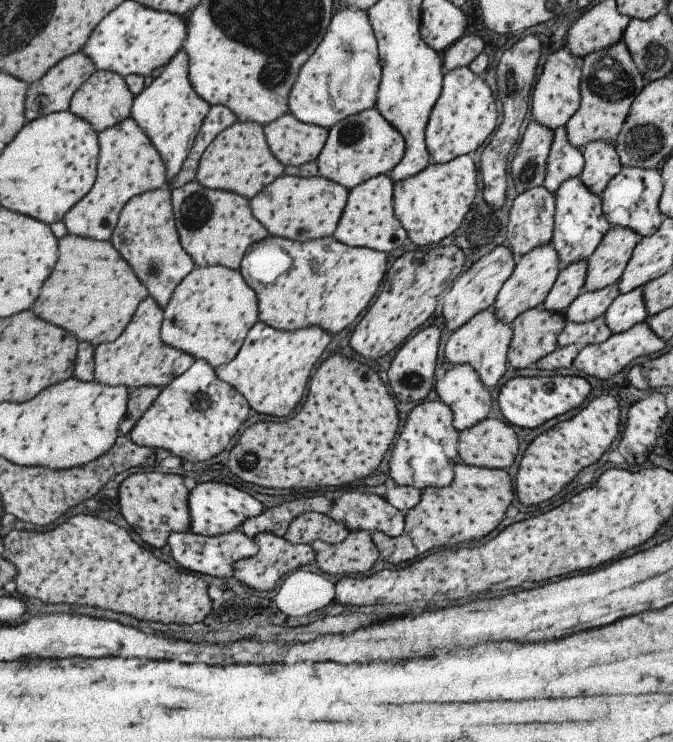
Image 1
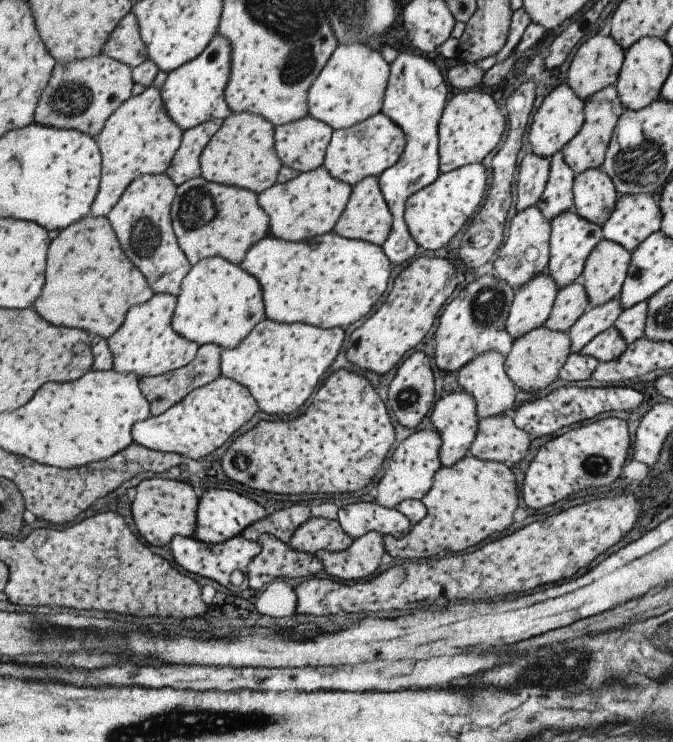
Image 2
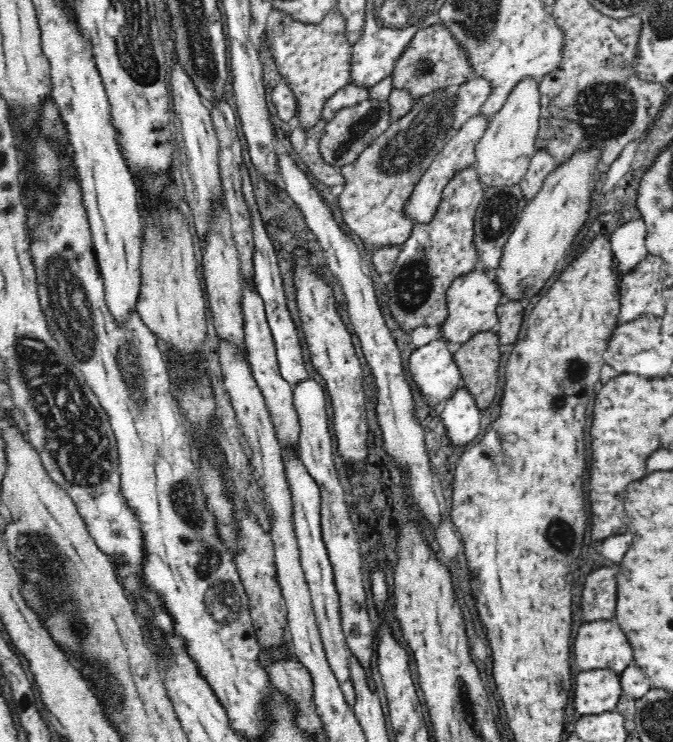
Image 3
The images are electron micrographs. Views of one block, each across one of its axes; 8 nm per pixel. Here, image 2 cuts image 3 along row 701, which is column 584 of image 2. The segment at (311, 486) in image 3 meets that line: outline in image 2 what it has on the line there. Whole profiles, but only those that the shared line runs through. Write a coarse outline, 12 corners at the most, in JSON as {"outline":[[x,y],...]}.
{"outline":[[611,325],[578,353],[599,363],[617,360],[627,348]]}

